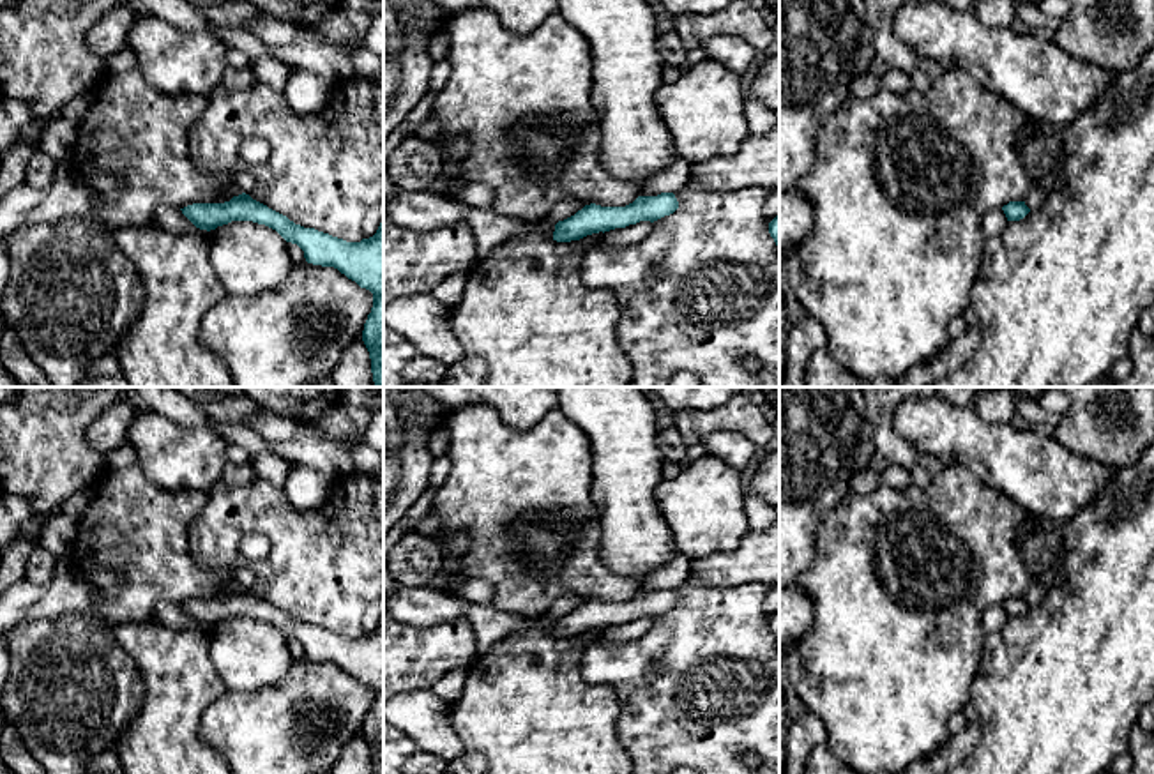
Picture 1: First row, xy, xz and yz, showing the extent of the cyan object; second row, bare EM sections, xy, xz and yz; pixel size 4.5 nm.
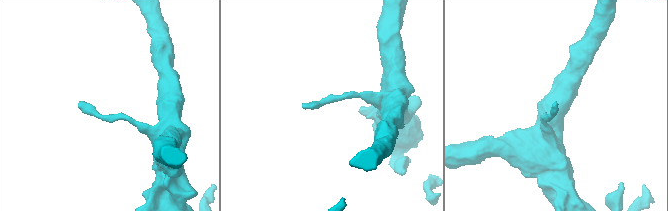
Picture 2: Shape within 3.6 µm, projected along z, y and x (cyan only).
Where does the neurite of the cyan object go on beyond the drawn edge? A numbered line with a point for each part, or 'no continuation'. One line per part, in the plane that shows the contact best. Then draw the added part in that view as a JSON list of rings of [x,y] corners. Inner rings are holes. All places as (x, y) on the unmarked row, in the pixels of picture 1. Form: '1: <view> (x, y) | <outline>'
no continuation

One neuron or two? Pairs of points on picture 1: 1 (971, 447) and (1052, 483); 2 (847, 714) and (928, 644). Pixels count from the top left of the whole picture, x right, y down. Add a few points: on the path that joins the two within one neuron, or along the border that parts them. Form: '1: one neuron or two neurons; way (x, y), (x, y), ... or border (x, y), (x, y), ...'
1: one neuron; way (990, 451), (1032, 470)
2: one neuron; way (866, 695), (909, 652)

